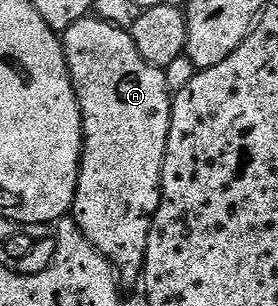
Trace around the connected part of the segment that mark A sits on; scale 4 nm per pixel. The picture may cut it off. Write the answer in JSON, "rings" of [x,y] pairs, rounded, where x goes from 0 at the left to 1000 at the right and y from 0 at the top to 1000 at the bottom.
{"rings":[[[320,52],[281,65],[281,78],[252,78],[252,92],[227,101],[223,134],[302,422],[281,614],[252,699],[273,716],[281,745],[295,745],[295,771],[309,771],[309,784],[324,784],[338,810],[367,824],[367,837],[410,873],[428,918],[450,938],[486,922],[493,931],[518,892],[547,709],[576,676],[576,578],[612,444],[626,307],[608,284],[601,239],[511,196],[511,170],[496,170],[464,101],[410,92],[363,59]]]}

